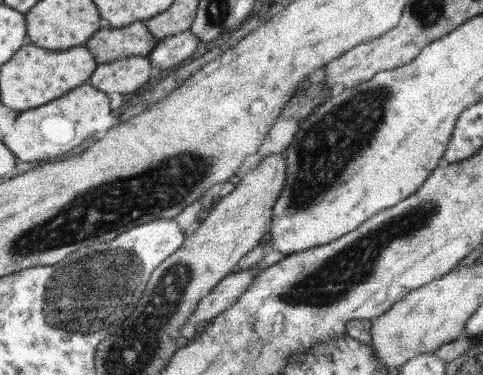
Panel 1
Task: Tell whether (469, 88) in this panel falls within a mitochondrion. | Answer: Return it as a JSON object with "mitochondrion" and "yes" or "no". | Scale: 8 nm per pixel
{"mitochondrion":"no"}

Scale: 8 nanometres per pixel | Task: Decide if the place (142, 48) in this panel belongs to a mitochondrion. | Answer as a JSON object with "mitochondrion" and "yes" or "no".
{"mitochondrion":"no"}

